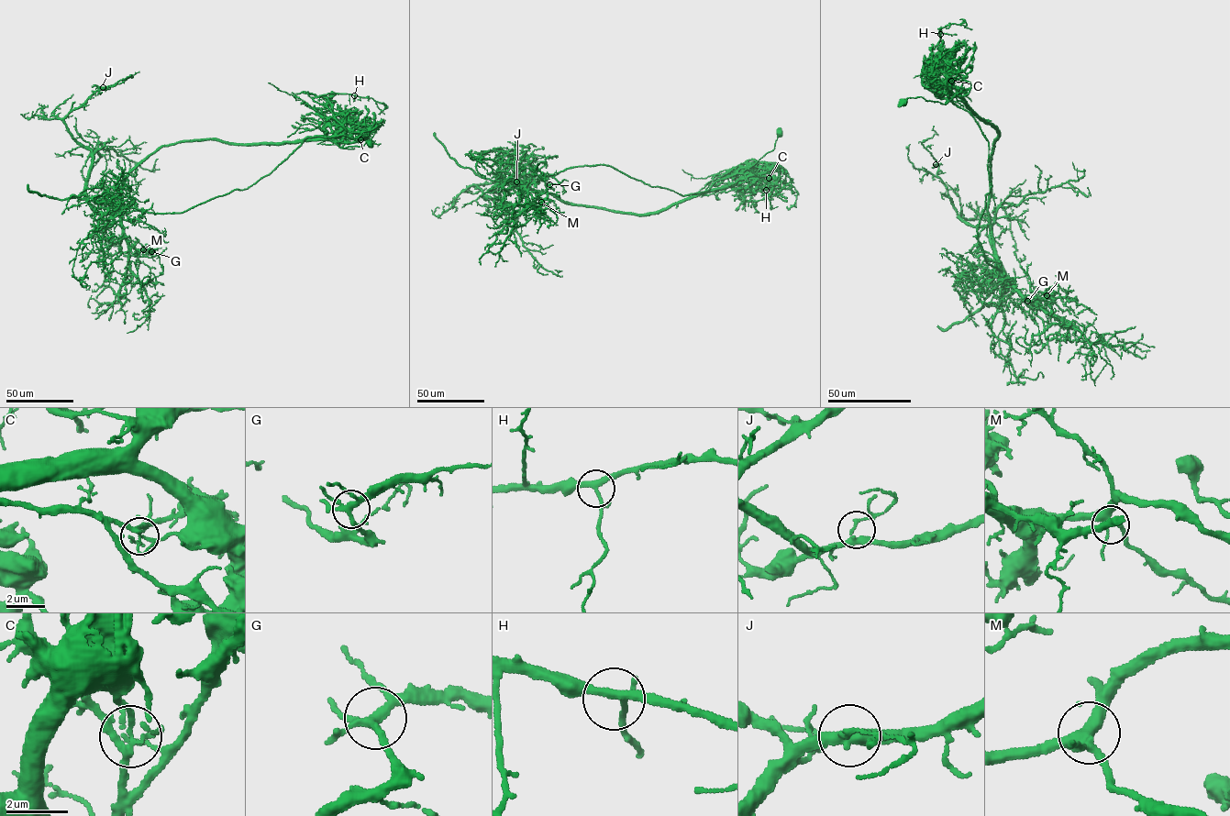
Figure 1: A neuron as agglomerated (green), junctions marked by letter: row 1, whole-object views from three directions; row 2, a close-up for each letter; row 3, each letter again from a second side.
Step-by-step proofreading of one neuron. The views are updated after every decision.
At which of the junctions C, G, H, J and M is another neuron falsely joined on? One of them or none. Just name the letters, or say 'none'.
C

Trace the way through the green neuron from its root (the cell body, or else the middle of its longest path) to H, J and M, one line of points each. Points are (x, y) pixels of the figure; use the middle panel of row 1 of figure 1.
H: (780, 132), (772, 150), (742, 172), (734, 169), (737, 170), (745, 161), (725, 174), (748, 189), (766, 190)
J: (780, 132), (742, 172), (683, 195), (601, 164), (500, 182), (490, 191), (499, 199), (475, 185), (516, 181)
M: (780, 132), (774, 148), (750, 167), (700, 192), (683, 195), (610, 166), (586, 165), (523, 184), (541, 202)

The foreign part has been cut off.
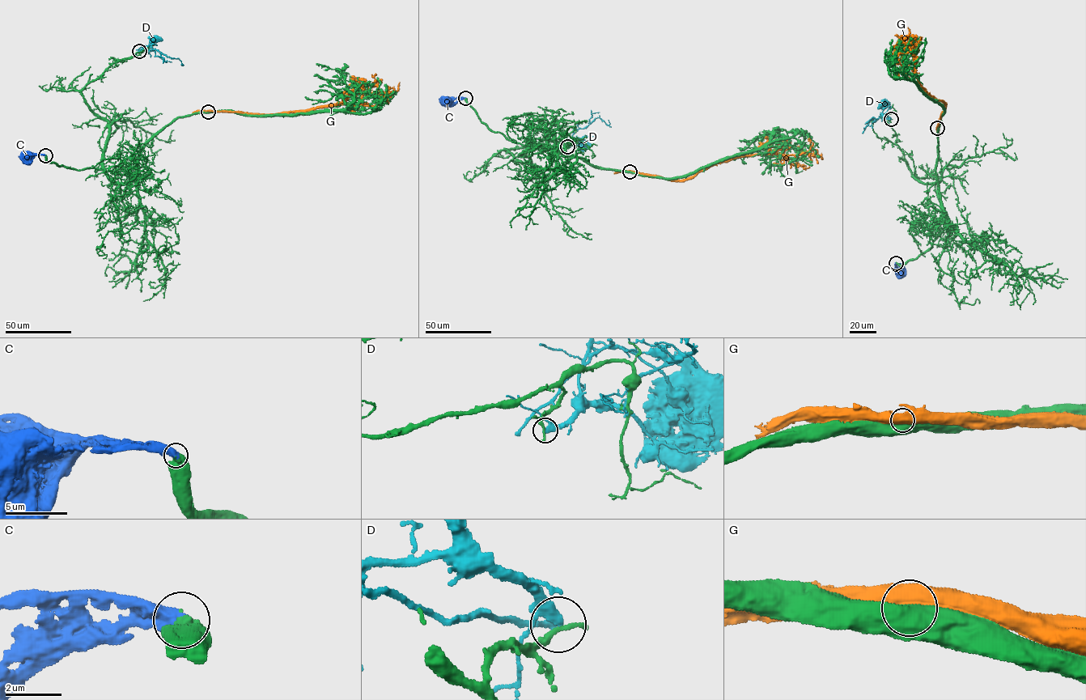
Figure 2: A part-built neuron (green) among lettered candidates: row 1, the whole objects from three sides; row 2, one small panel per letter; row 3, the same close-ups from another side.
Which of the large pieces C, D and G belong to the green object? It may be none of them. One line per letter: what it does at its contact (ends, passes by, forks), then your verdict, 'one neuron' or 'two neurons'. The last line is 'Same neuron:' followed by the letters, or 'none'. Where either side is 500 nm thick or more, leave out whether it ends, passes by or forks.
C: one neuron
D: it passes by; two neurons
G: two neurons
Same neuron: C

